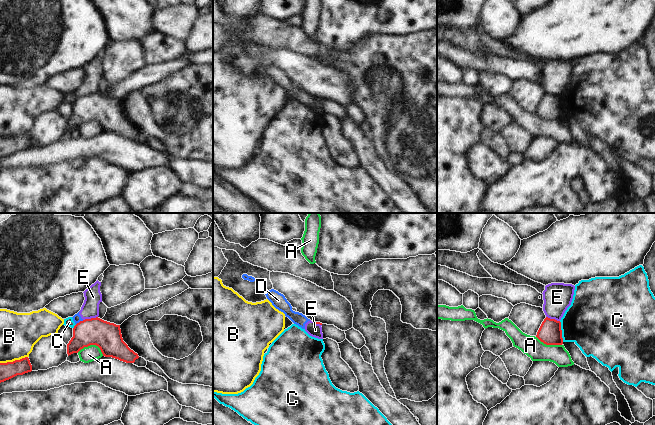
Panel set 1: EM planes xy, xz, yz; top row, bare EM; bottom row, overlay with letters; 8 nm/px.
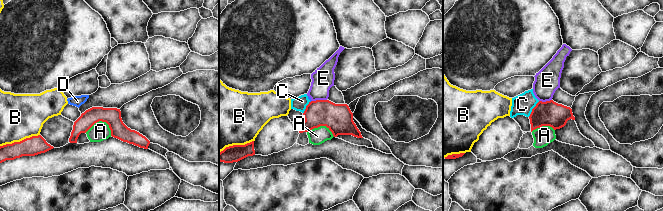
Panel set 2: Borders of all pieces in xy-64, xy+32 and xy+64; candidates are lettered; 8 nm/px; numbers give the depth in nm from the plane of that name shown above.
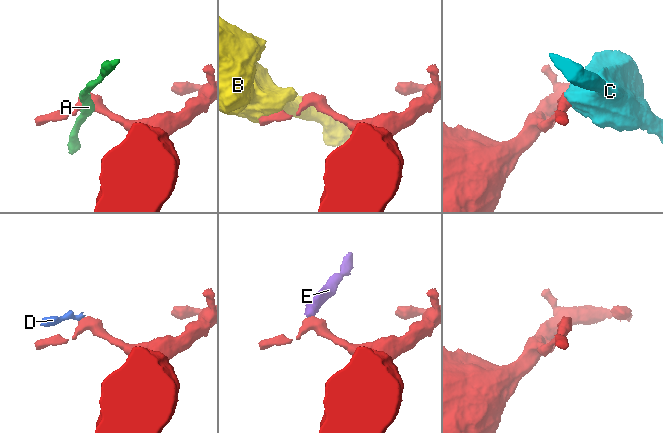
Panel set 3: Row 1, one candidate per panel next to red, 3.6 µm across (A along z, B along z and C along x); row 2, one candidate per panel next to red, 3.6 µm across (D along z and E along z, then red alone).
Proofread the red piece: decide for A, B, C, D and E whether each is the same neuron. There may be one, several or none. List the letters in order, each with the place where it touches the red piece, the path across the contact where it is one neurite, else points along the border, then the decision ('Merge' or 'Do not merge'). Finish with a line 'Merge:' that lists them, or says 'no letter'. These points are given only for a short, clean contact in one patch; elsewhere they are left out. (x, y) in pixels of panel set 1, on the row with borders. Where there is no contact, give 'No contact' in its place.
A: Touches red at xy (92, 344). Boundary: xy (77, 352), (84, 347), (96, 345), (103, 355). Do not merge
B: Touches red at xy (13, 361). Boundary: xy (27, 356), (0, 363). Do not merge
C: Touches red at yz (561, 331). Boundary: yz (559, 321), (563, 341). Do not merge
D: Touches red at xy (80, 321). Boundary: xy (83, 320), (76, 324). Do not merge
E: Touches red at xy (91, 318). Boundary: xy (97, 316), (83, 320). Do not merge
Merge: no letter

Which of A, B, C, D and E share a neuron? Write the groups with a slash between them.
A / B / C / D E

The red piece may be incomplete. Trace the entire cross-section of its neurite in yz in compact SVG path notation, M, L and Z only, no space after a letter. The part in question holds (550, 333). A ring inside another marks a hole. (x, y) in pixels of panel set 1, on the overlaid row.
M546 317L542 322L536 337L546 345L562 345L561 322Z

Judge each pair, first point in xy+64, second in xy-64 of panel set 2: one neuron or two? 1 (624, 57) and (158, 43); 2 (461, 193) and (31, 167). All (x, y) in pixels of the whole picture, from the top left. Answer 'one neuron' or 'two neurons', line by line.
1: one neuron
2: two neurons

